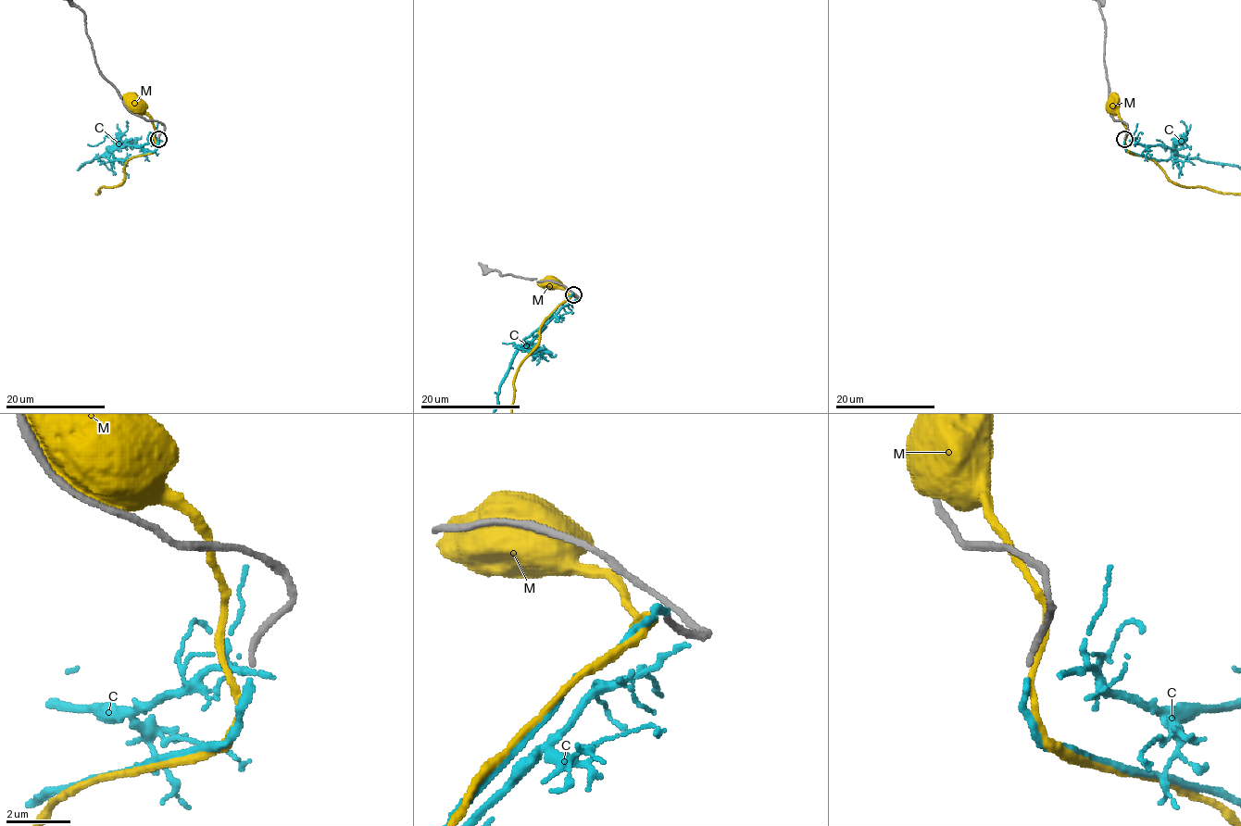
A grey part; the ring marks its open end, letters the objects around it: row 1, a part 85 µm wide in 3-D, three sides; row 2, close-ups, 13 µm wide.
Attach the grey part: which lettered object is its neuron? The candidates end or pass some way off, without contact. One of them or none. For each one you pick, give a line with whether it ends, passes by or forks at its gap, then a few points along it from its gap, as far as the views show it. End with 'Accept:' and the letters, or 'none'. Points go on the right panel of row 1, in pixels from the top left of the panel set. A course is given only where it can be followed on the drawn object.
C: It forks there
Accept: C

